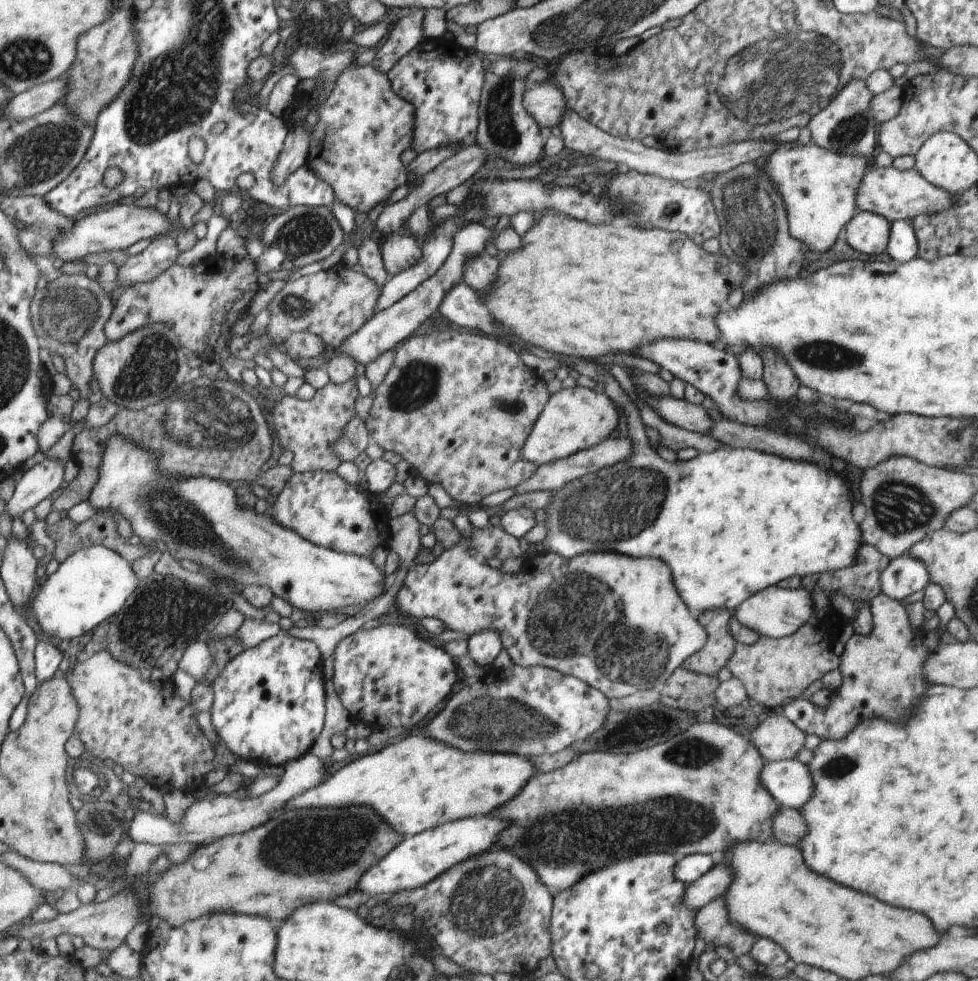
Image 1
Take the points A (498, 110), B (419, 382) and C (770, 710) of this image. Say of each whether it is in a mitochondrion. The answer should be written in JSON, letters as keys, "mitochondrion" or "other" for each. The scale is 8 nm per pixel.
{"A":"mitochondrion","B":"mitochondrion","C":"other"}

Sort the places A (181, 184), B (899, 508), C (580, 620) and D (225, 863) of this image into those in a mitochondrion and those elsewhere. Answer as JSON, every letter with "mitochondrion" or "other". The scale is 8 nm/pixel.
{"A":"other","B":"mitochondrion","C":"mitochondrion","D":"other"}

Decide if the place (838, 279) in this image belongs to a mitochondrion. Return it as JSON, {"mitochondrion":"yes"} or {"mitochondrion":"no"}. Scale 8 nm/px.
{"mitochondrion":"no"}

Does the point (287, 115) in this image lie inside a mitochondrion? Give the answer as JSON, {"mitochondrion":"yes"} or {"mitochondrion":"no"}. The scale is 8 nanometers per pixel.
{"mitochondrion":"no"}

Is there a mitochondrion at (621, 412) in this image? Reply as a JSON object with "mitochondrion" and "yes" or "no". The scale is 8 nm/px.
{"mitochondrion":"no"}

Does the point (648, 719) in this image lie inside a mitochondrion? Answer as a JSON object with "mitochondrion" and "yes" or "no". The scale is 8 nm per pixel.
{"mitochondrion":"no"}

